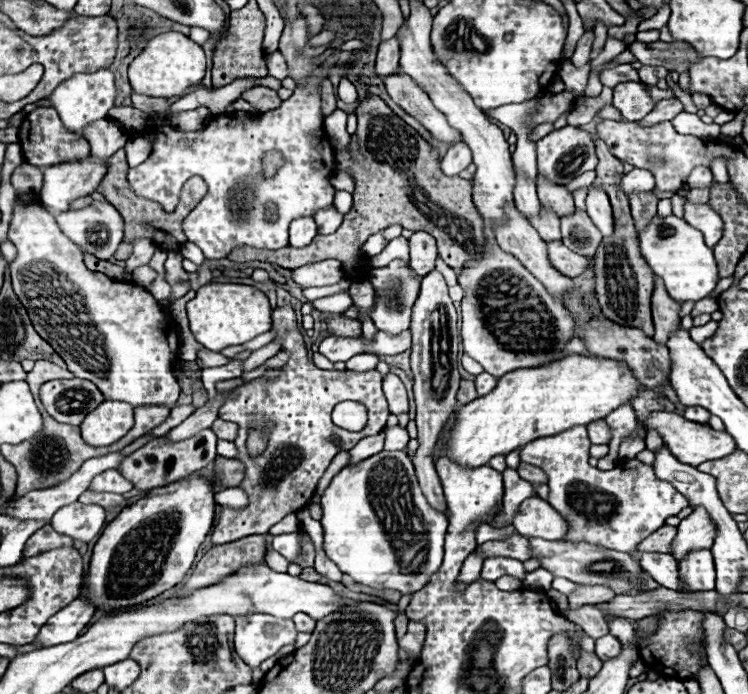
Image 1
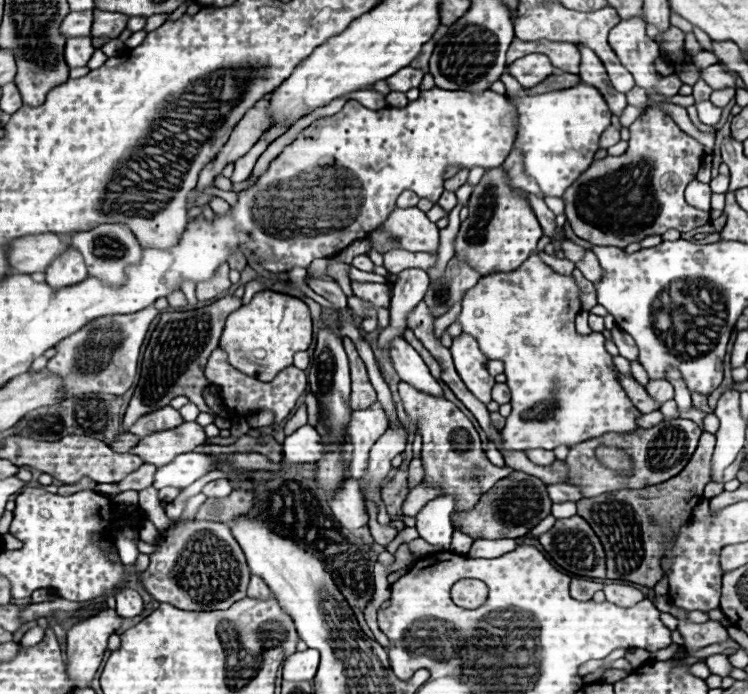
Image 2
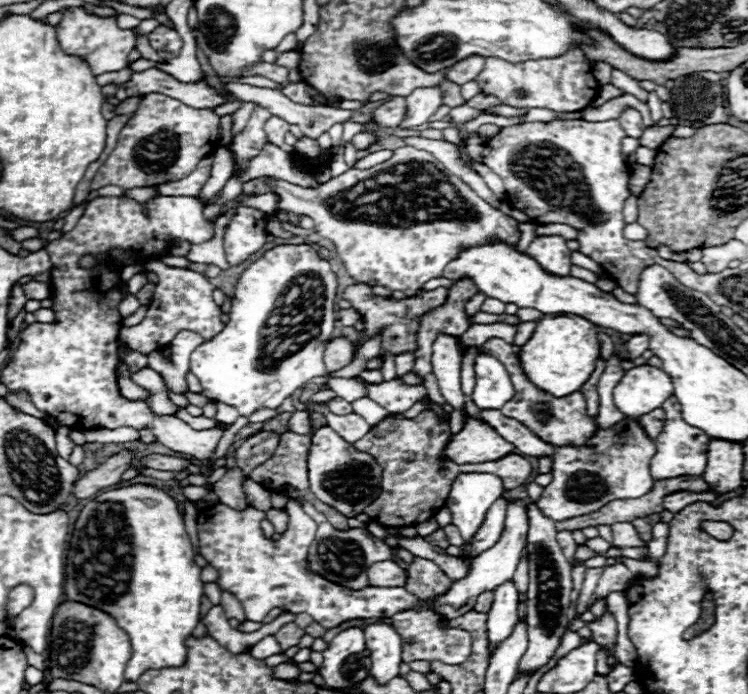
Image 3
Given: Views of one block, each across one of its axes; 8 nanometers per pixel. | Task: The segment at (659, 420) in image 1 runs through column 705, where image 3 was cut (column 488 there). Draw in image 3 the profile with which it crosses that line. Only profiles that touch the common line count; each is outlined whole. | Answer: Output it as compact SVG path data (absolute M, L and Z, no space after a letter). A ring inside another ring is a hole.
M468 418L464 430L446 446L446 454L454 464L494 462L514 450L514 444L508 444L508 440L504 440L492 426L474 418Z

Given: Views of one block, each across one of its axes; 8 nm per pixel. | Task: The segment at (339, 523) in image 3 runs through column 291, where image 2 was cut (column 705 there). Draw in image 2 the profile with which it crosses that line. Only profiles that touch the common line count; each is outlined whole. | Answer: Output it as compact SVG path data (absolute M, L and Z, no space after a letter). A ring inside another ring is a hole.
M704 432L688 466L672 480L666 480L666 484L656 484L642 490L606 492L596 498L582 498L576 502L578 516L582 516L594 528L606 550L608 578L628 580L648 588L654 588L654 584L662 578L660 560L668 548L668 540L662 534L666 528L678 532L680 526L688 524L692 508L702 500L704 486L710 482L710 460L714 444L716 436ZM650 518L654 518L656 522L650 522Z

